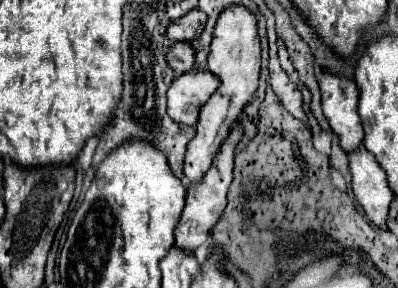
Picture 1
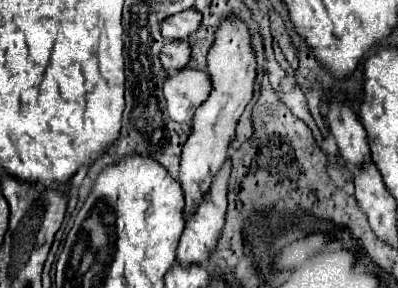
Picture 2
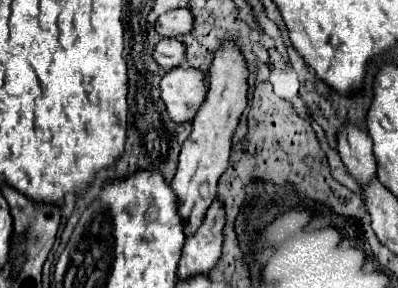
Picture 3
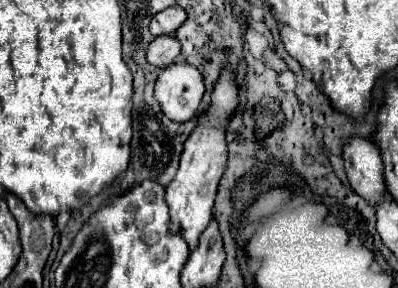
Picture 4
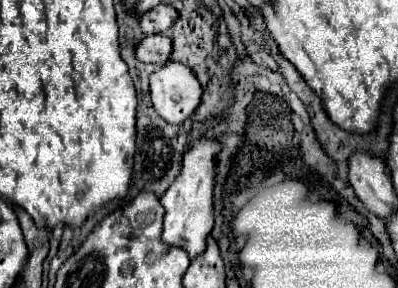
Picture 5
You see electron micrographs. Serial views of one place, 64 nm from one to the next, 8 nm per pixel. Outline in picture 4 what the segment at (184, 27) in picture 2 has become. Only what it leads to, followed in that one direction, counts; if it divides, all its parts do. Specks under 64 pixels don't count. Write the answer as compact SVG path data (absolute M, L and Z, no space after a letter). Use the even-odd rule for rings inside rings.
M170 6L164 8L162 12L154 14L150 20L150 30L152 36L162 36L162 34L174 34L174 30L184 22L184 10L180 6Z

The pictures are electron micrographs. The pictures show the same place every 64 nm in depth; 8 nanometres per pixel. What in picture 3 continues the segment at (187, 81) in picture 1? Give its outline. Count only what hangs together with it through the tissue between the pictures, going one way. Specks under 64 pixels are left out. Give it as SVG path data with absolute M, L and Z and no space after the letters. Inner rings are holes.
M176 66L160 80L160 96L176 122L190 122L206 98L204 74L196 68Z

